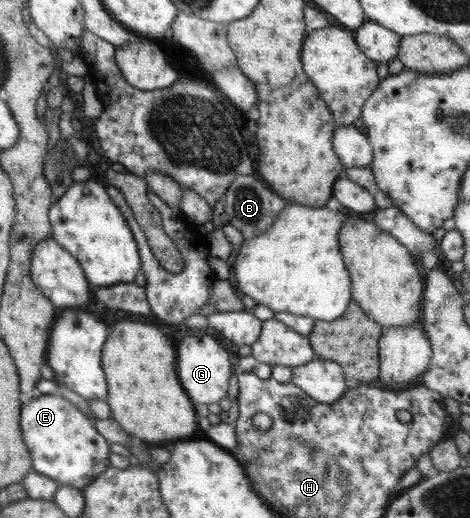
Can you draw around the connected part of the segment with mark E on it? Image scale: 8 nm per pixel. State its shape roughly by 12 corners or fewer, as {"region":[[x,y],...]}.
{"region":[[62,396],[20,407],[32,469],[82,491],[109,442]]}

